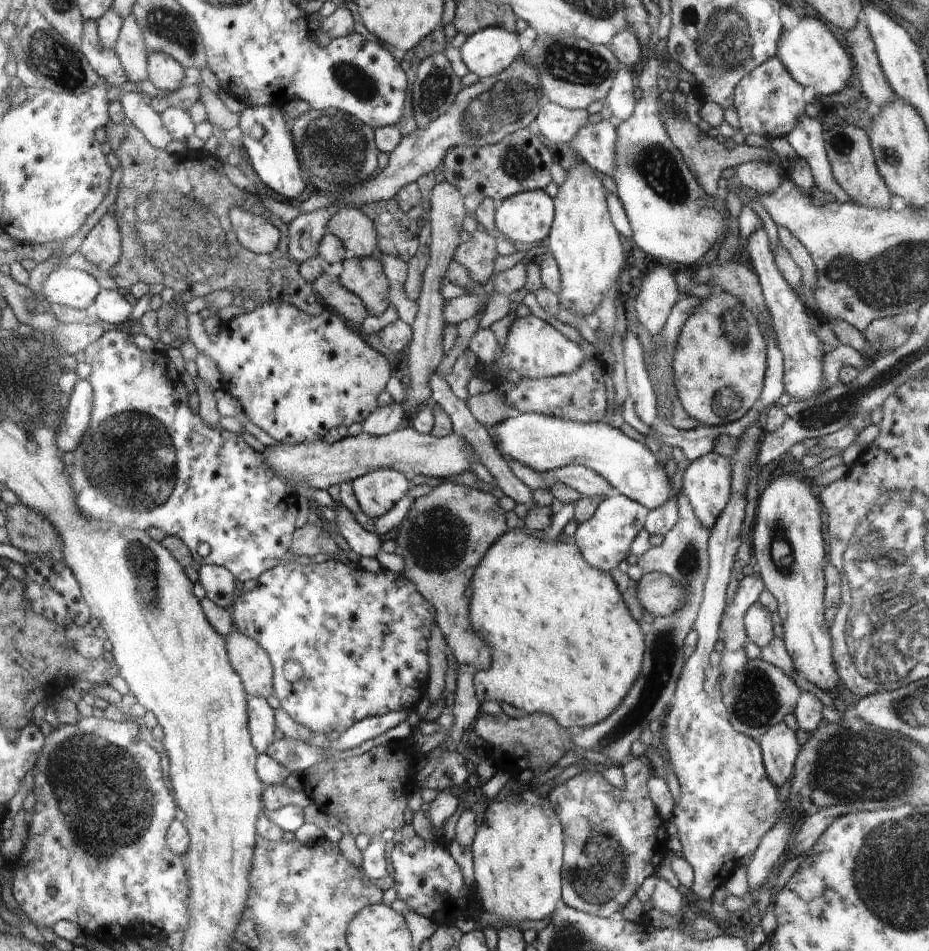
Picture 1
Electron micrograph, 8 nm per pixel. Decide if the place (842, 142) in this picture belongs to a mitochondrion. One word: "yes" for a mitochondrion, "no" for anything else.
no

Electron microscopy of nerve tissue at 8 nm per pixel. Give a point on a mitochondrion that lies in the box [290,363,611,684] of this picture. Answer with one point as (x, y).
(439, 539)

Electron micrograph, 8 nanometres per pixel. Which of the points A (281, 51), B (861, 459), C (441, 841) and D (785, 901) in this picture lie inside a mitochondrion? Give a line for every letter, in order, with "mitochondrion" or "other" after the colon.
A: other
B: other
C: other
D: other

